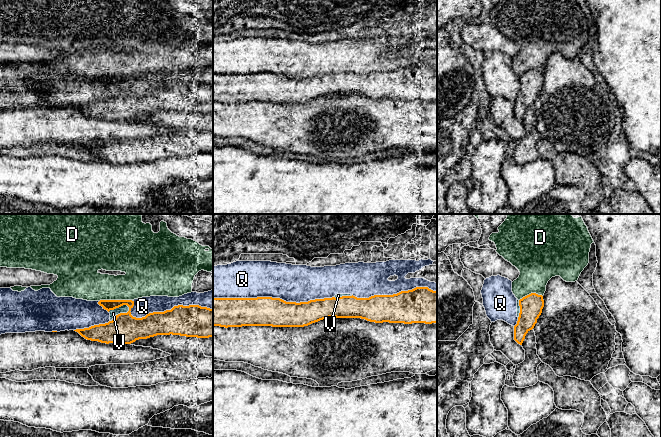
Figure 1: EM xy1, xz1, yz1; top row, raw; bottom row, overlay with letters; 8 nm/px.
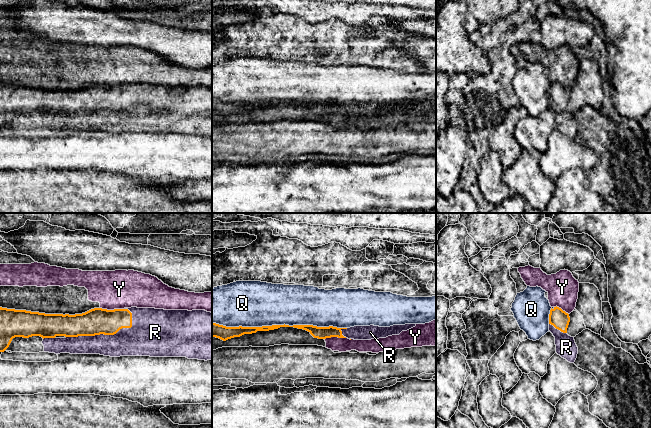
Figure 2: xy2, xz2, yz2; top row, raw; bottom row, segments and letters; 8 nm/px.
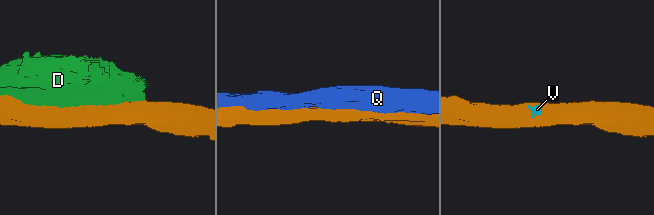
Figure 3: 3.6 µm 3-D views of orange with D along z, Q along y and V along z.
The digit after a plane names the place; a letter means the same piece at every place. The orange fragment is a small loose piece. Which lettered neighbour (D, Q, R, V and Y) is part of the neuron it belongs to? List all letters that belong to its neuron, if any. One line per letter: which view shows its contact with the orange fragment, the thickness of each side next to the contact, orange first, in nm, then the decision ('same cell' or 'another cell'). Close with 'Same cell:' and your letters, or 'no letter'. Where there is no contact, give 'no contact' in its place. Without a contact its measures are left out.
D: xy1 | 240/260 nm | another cell
Q: xz2 | 60/360 nm | another cell
R: xy2 | 220/240 nm | same cell
V: xy1 | 240/60 nm | another cell
Y: xy2 | 220/320 nm | another cell
Same cell: R

